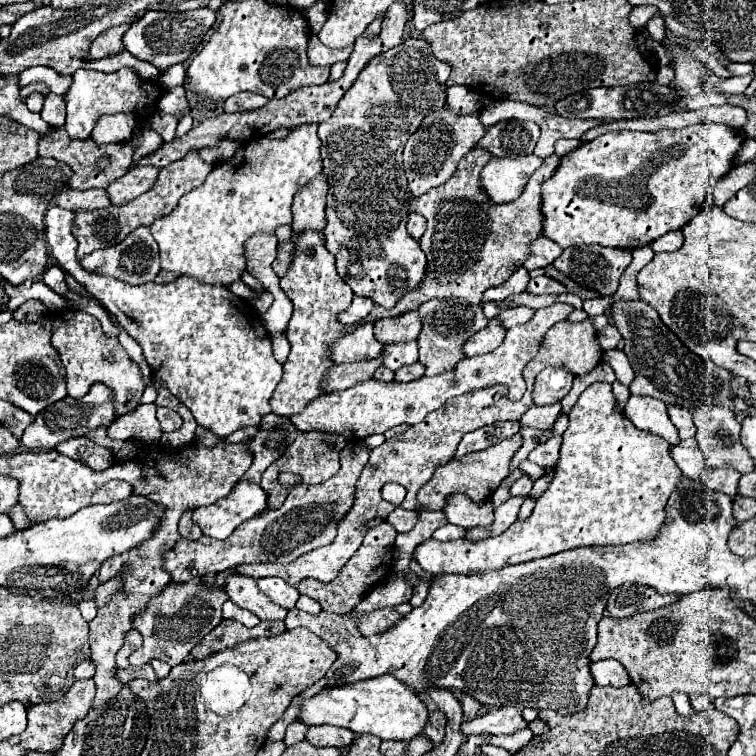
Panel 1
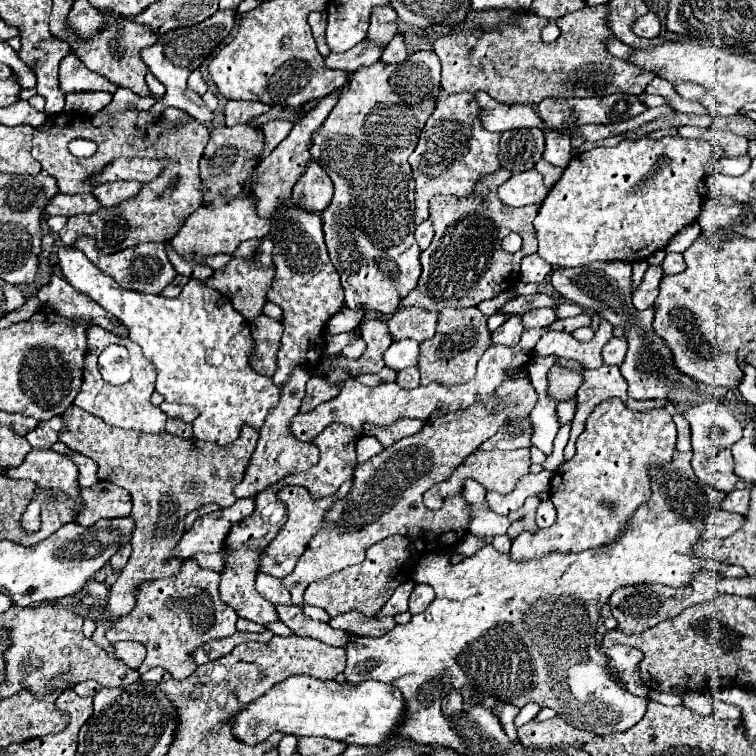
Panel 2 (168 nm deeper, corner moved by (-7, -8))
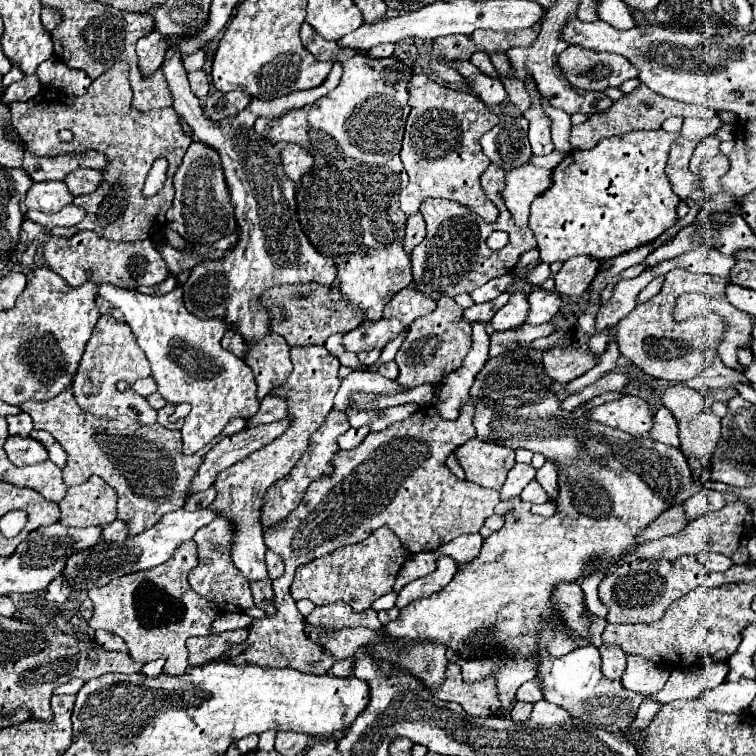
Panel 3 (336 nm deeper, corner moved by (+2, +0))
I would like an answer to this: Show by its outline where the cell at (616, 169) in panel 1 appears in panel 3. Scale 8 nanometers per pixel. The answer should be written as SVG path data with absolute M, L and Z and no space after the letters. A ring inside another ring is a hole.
M651 130L627 132L625 136L603 138L591 150L571 150L553 170L553 184L531 204L529 226L539 246L541 262L565 262L573 256L585 254L595 260L611 260L633 248L651 244L659 234L677 222L679 198L671 188L665 166L669 148L679 138L679 132Z

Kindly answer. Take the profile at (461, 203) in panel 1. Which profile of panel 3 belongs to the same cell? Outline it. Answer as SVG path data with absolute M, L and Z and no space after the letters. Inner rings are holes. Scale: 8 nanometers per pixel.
M495 164L481 176L481 185L489 200L499 208L499 218L493 224L487 224L481 216L477 216L473 210L469 210L463 204L449 202L443 198L427 198L421 204L421 214L427 222L427 236L425 240L411 252L411 266L413 266L413 284L419 292L425 296L439 300L441 296L457 296L461 292L473 292L475 288L487 284L489 280L503 276L505 272L511 272L517 264L517 256L521 252L535 248L535 236L529 226L517 226L511 212L507 210L505 202L501 200L501 188L503 188L503 170ZM505 230L509 234L509 244L505 248L491 250L487 248L485 240L491 232Z

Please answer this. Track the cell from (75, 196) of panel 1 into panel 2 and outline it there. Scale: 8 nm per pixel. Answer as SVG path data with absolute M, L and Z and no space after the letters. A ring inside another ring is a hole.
M56 194L44 208L50 216L74 216L92 214L100 210L100 202L92 194Z

